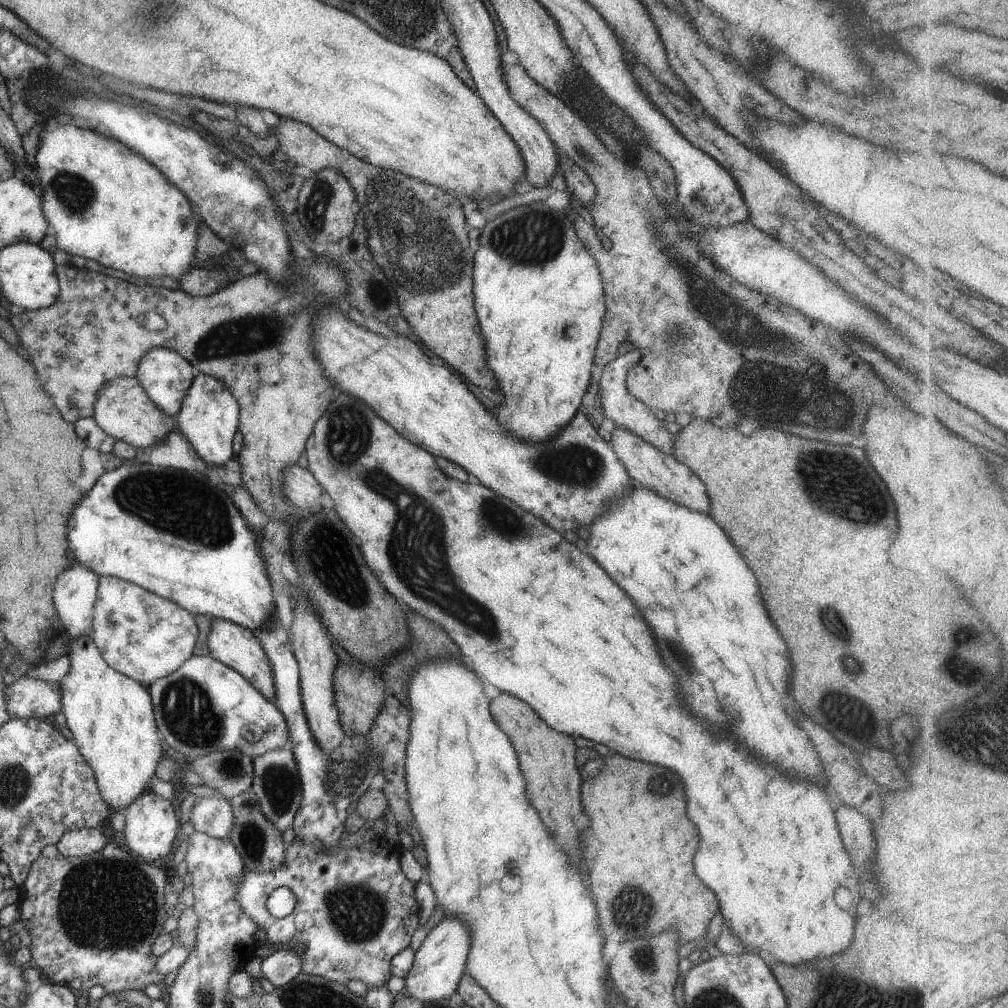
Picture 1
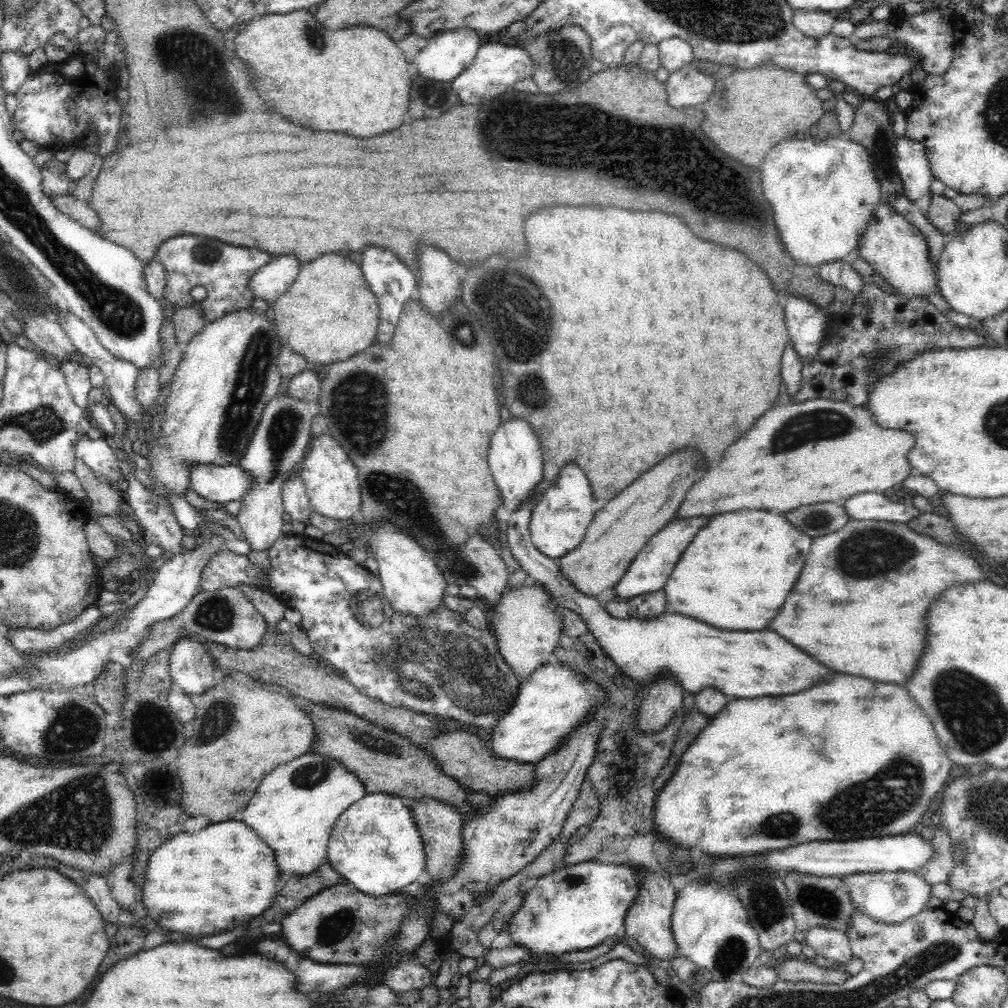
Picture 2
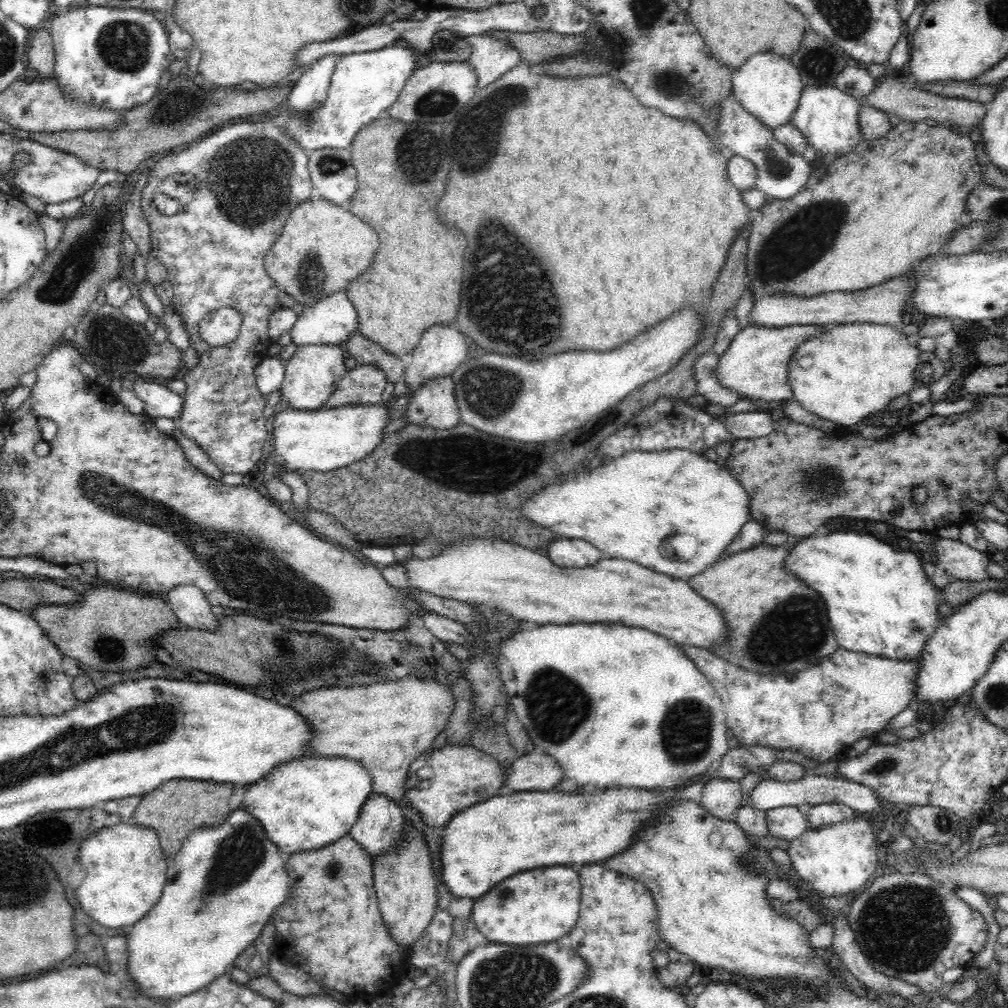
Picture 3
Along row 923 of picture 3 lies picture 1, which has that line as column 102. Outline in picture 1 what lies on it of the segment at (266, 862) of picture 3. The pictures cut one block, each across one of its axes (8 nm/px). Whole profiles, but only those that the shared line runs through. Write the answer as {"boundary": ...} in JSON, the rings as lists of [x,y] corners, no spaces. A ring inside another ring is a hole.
{"boundary":[[[60,119],[60,124],[58,128],[54,128],[54,130],[50,130],[50,132],[46,132],[44,136],[42,136],[42,140],[39,141],[37,154],[35,156],[36,160],[36,170],[38,172],[38,178],[40,178],[40,186],[42,188],[39,190],[40,200],[42,200],[42,208],[44,208],[44,216],[46,216],[46,220],[48,220],[48,224],[50,224],[50,233],[53,233],[56,236],[56,248],[59,248],[59,253],[63,251],[67,255],[67,257],[72,256],[82,256],[82,258],[86,258],[86,260],[94,260],[94,262],[98,262],[104,266],[104,268],[113,273],[113,270],[120,270],[120,272],[124,272],[124,274],[128,274],[128,276],[138,276],[140,278],[164,278],[164,276],[170,276],[174,280],[178,280],[184,272],[188,272],[190,268],[193,266],[192,261],[195,259],[194,252],[196,252],[196,240],[198,240],[198,224],[196,224],[196,220],[194,220],[194,212],[192,212],[192,206],[190,206],[190,202],[186,200],[186,196],[176,188],[176,186],[172,186],[172,184],[166,184],[168,180],[160,174],[160,170],[156,170],[152,164],[148,164],[148,160],[144,160],[140,154],[136,154],[136,152],[132,152],[132,150],[128,150],[128,148],[124,148],[124,144],[118,144],[118,142],[114,142],[114,140],[108,140],[106,136],[100,136],[100,134],[96,134],[96,132],[92,132],[90,129],[83,129],[76,127],[74,125],[70,125],[65,123],[63,119]]]}

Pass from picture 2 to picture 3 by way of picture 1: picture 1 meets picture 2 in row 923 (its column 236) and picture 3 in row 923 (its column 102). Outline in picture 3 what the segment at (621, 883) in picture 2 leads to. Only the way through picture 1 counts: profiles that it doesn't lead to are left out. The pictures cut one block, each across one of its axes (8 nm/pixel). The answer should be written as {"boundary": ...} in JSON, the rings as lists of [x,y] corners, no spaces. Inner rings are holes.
{"boundary":[[[544,866],[506,878],[473,900],[472,918],[489,942],[540,945],[569,934],[579,917],[581,882],[575,866]]]}

